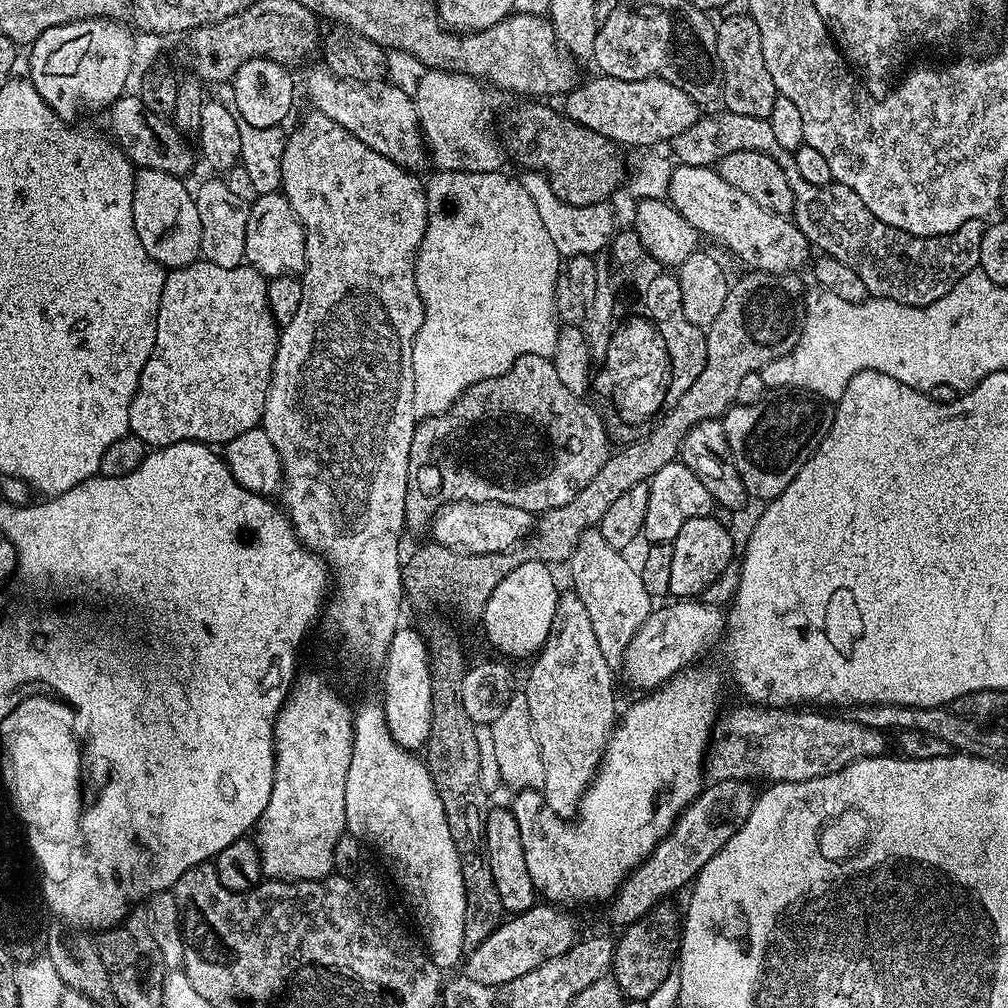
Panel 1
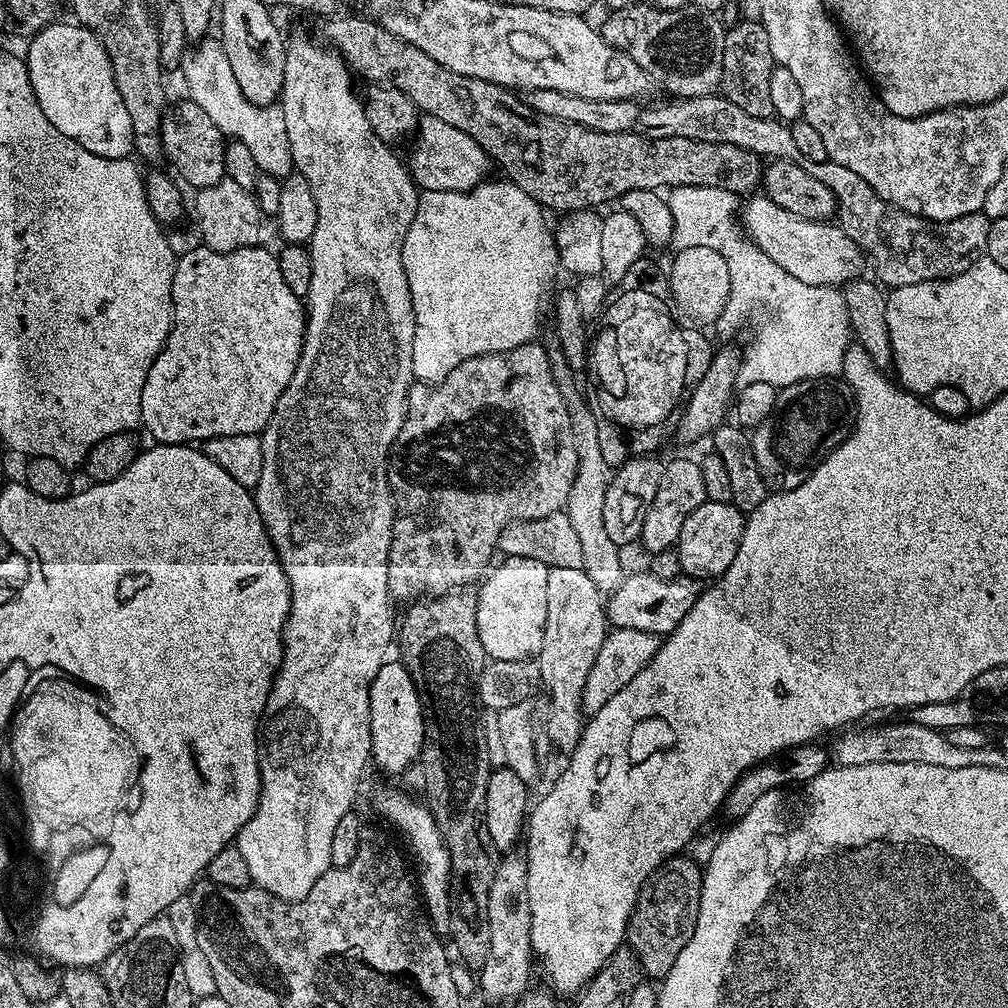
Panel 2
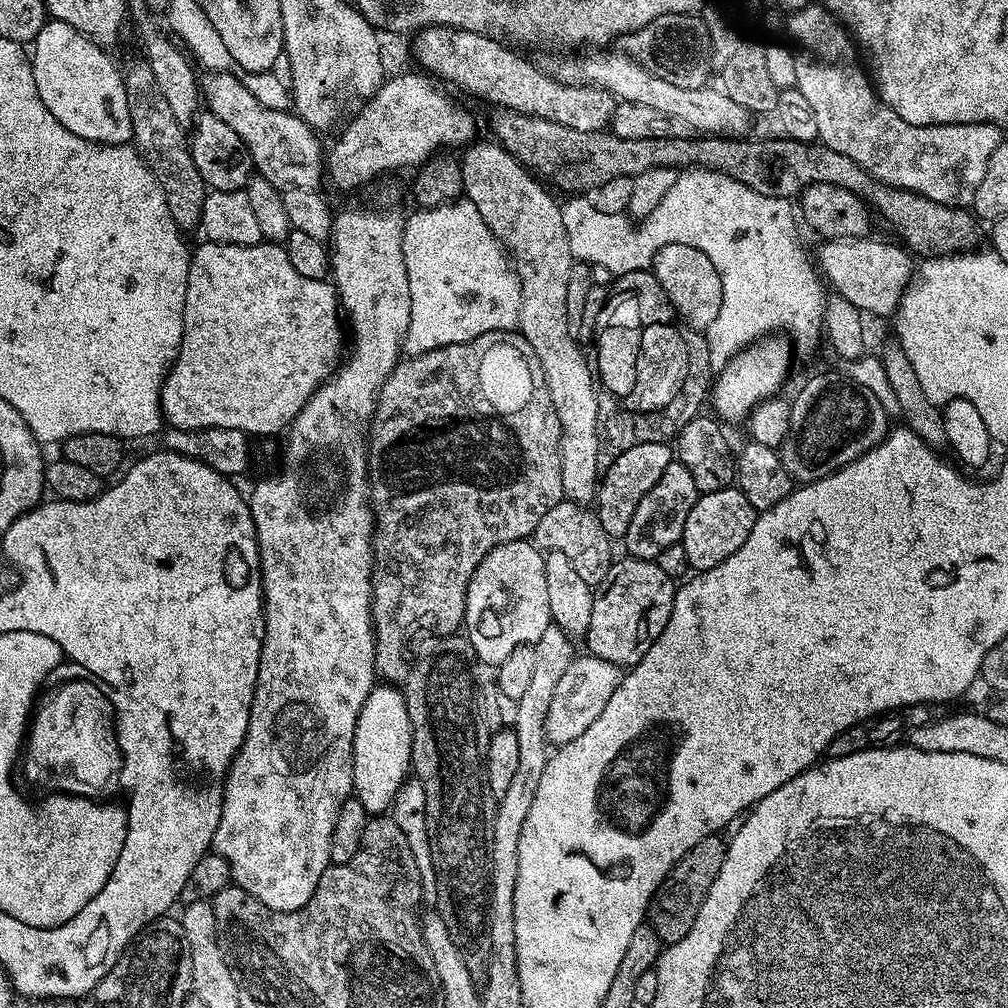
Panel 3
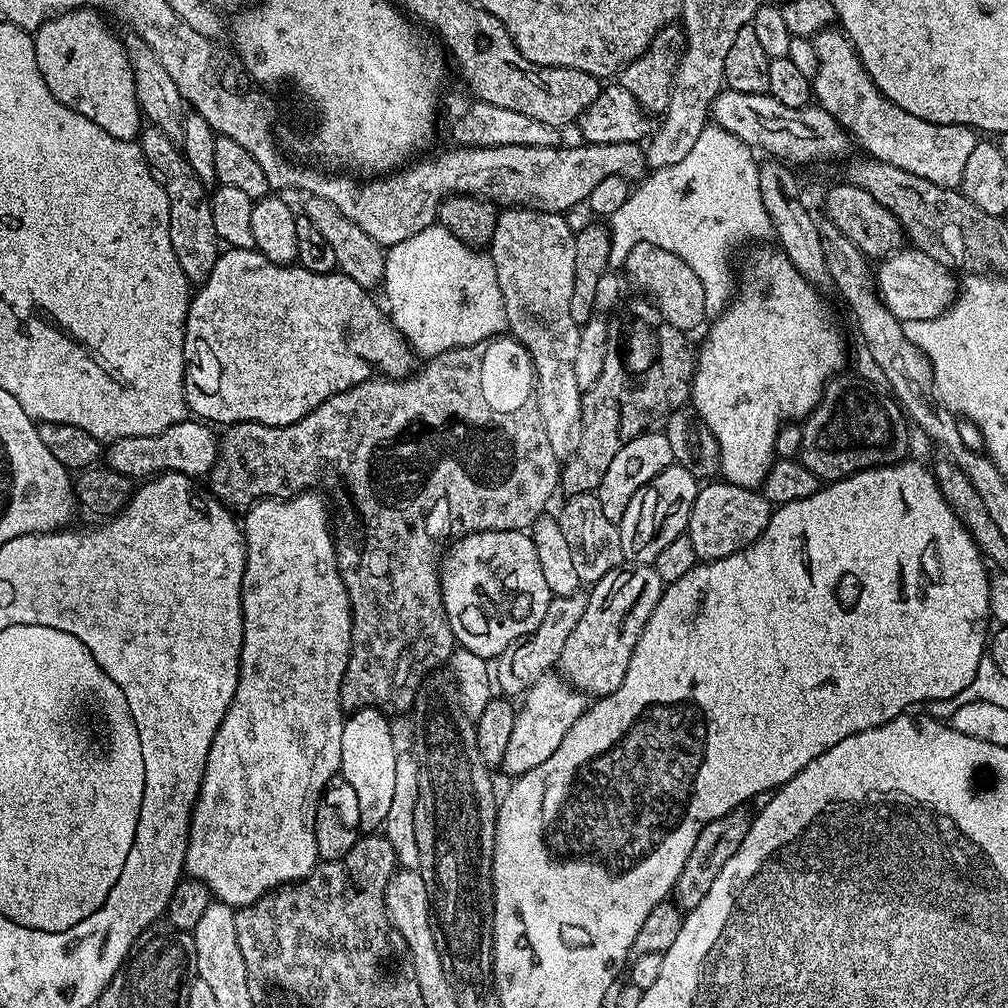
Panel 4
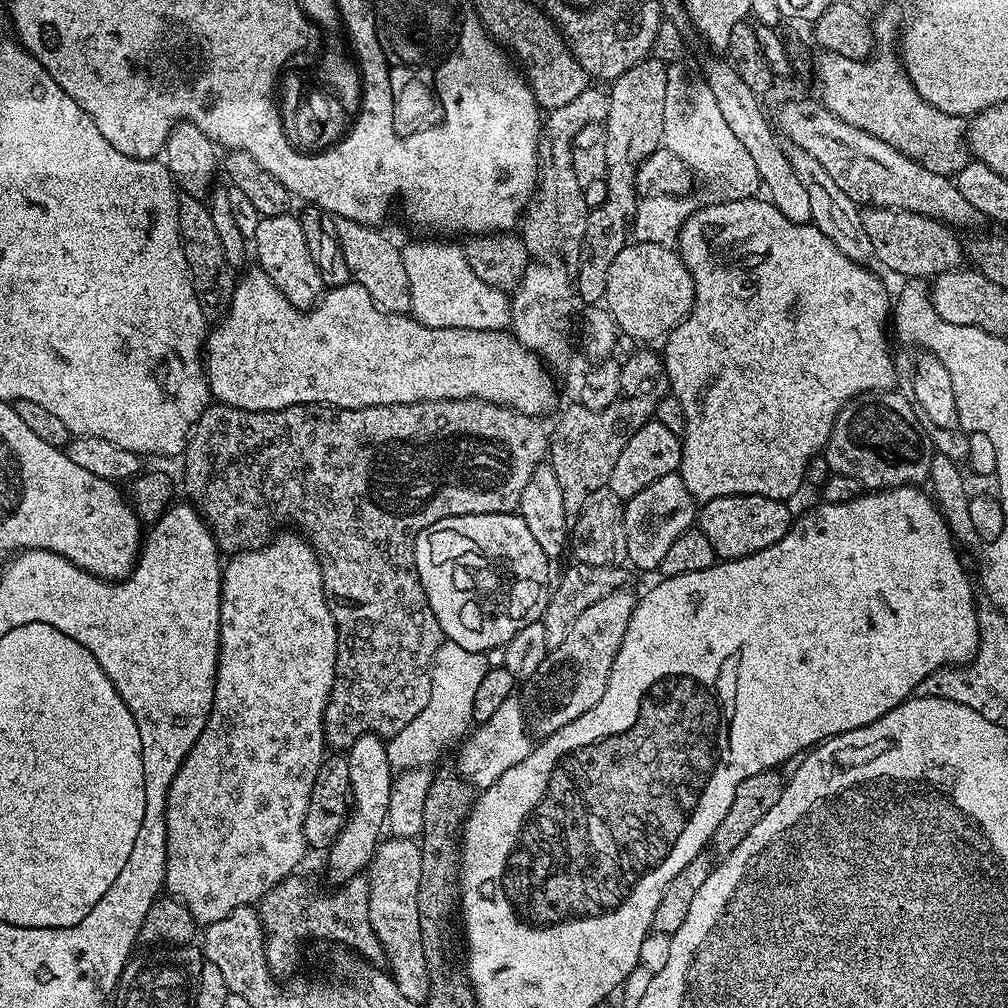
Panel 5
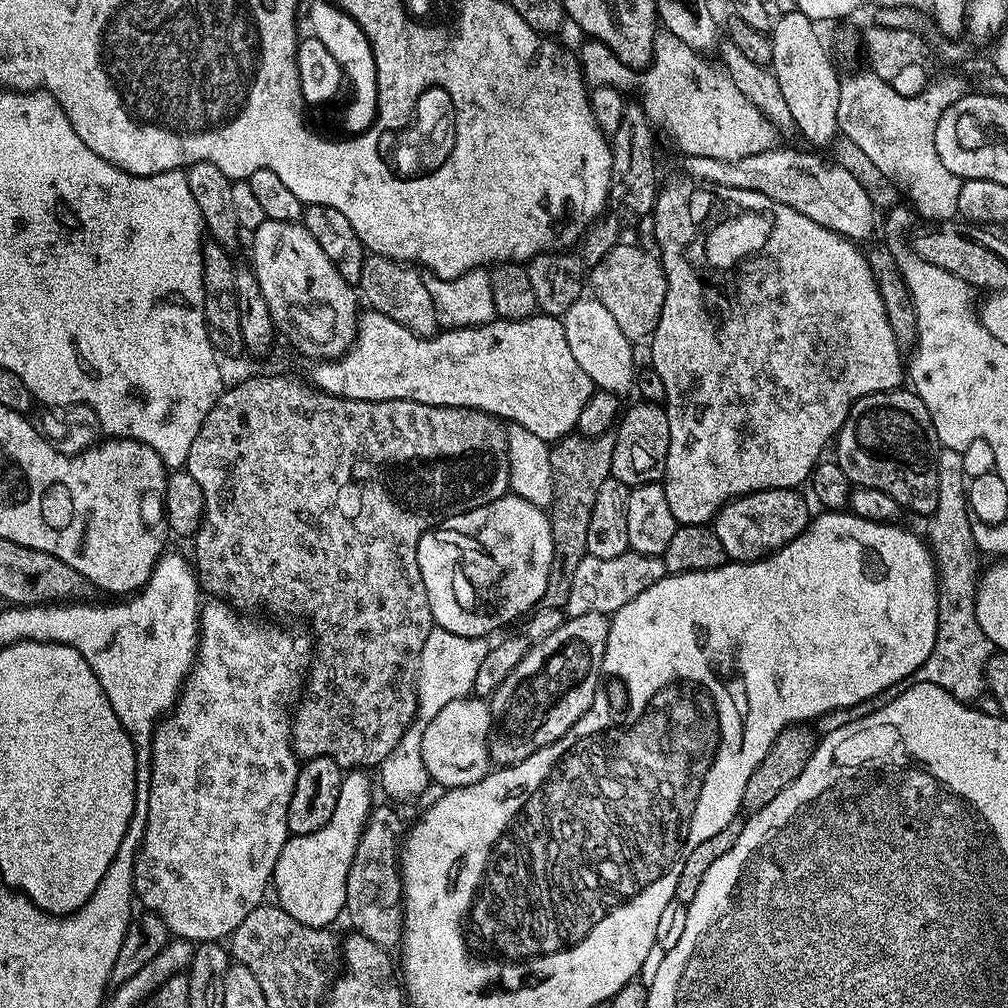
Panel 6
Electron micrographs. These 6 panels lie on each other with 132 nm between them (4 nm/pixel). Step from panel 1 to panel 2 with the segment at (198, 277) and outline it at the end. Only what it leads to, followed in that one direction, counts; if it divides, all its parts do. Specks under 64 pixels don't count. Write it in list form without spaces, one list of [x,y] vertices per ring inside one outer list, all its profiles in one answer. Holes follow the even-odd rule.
[[[197,246],[197,248],[190,249],[189,252],[181,251],[179,253],[172,283],[172,329],[166,342],[161,344],[160,352],[150,366],[150,374],[146,374],[146,386],[142,386],[140,424],[153,436],[153,441],[156,444],[192,446],[215,436],[233,436],[234,434],[255,436],[263,433],[264,427],[268,425],[274,414],[274,406],[278,406],[278,398],[282,398],[290,378],[294,378],[296,363],[304,345],[304,322],[306,319],[305,301],[296,296],[294,290],[290,290],[290,286],[286,286],[286,282],[282,282],[282,270],[278,266],[276,258],[277,253],[275,251],[267,252],[264,246],[243,248],[233,252],[219,252]]]

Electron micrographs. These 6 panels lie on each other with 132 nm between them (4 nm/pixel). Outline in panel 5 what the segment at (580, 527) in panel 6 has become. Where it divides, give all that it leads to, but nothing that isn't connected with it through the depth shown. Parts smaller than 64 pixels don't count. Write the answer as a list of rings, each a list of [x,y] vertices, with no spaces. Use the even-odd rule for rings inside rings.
[[[636,352],[627,361],[626,359],[620,366],[620,397],[604,410],[586,410],[579,402],[572,402],[572,405],[561,414],[556,420],[556,425],[551,425],[550,439],[548,442],[547,459],[550,467],[558,478],[562,486],[562,503],[566,506],[566,514],[574,518],[586,506],[586,498],[594,490],[605,487],[610,478],[610,470],[614,470],[614,462],[618,462],[618,457],[622,455],[626,442],[642,430],[649,420],[653,419],[655,408],[664,396],[669,395],[670,385],[668,375],[664,369],[664,361],[659,355],[652,352]]]

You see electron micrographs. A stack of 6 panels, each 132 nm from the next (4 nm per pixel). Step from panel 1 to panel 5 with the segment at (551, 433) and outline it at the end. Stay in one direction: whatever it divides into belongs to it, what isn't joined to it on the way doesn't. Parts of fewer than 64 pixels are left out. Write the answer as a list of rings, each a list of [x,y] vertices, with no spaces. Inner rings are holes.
[[[419,400],[413,404],[375,404],[369,408],[291,404],[288,408],[273,412],[242,410],[229,404],[212,402],[196,419],[196,427],[192,429],[192,435],[188,437],[182,453],[184,488],[188,491],[187,499],[194,505],[216,539],[217,549],[224,554],[246,552],[250,548],[259,548],[277,530],[285,526],[295,526],[320,557],[324,594],[328,598],[330,614],[336,619],[336,677],[324,711],[324,742],[329,749],[347,750],[367,732],[381,738],[391,738],[394,734],[406,730],[406,726],[410,726],[410,722],[414,722],[414,718],[418,718],[418,714],[426,710],[426,702],[430,702],[432,659],[436,657],[440,645],[445,643],[446,637],[438,626],[438,618],[434,618],[434,610],[430,610],[426,590],[422,590],[422,582],[418,578],[416,539],[423,528],[442,518],[516,512],[520,506],[522,490],[526,490],[526,482],[530,482],[530,478],[542,467],[548,455],[550,432],[540,423],[537,417],[527,416],[506,407],[505,404],[486,400]]]

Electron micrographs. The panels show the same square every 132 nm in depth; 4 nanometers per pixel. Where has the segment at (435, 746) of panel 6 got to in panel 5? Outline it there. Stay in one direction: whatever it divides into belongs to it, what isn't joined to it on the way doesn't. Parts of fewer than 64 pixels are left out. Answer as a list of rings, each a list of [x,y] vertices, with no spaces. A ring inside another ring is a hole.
[[[513,695],[506,698],[506,702],[502,702],[502,706],[498,706],[494,718],[490,718],[485,724],[476,724],[469,731],[463,743],[459,745],[459,775],[463,776],[477,790],[489,788],[494,786],[494,782],[498,782],[498,778],[502,778],[502,774],[506,774],[506,770],[510,770],[510,766],[518,766],[518,762],[526,759],[531,754],[533,747],[534,740],[530,735],[523,703]]]

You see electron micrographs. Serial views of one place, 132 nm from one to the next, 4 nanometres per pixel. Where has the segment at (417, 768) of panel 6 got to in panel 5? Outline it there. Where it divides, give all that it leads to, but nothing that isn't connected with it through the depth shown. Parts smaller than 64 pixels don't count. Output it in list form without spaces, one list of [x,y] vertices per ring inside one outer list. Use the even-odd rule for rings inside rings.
[[[451,642],[440,645],[432,659],[430,702],[426,702],[426,710],[422,710],[422,714],[418,714],[406,730],[394,734],[387,741],[390,766],[394,770],[432,766],[452,743],[455,745],[461,738],[467,737],[474,724],[474,693],[478,691],[482,678],[486,678],[490,667],[488,659],[483,652],[465,650]]]

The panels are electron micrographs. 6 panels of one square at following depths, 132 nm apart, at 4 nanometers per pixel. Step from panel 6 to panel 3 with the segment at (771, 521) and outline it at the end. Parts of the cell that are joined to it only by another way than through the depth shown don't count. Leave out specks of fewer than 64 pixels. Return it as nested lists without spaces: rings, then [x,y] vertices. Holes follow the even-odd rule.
[[[731,486],[697,495],[694,510],[690,510],[686,517],[686,526],[680,535],[680,545],[686,550],[689,569],[701,573],[726,562],[726,558],[730,558],[730,554],[734,554],[738,546],[750,538],[757,515],[756,508],[746,502],[746,494],[742,494],[739,487]]]

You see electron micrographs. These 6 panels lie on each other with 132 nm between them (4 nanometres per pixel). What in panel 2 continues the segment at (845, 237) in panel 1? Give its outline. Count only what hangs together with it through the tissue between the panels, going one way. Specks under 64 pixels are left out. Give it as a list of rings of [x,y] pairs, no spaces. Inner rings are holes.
[[[722,94],[676,98],[673,104],[645,107],[636,119],[635,131],[646,138],[694,138],[702,142],[733,144],[750,150],[761,158],[799,161],[798,146],[794,146],[791,127],[775,118],[754,118],[739,106],[734,106]],[[829,159],[813,167],[811,173],[814,178],[826,182],[836,195],[838,227],[870,257],[871,267],[872,264],[876,267],[875,279],[885,289],[914,286],[914,282],[949,280],[965,272],[988,251],[992,221],[983,211],[953,220],[923,220],[887,204],[868,183],[854,174],[854,170],[838,166],[838,162]]]

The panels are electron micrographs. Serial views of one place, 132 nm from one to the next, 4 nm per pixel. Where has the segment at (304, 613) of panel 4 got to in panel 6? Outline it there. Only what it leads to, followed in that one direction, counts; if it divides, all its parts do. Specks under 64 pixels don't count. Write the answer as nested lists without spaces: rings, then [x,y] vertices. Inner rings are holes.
[[[212,598],[200,610],[200,645],[196,647],[196,665],[188,673],[184,687],[180,689],[180,698],[175,708],[167,713],[155,725],[152,733],[152,777],[148,780],[148,809],[146,809],[146,830],[140,840],[140,849],[136,851],[136,865],[132,875],[132,891],[135,899],[144,903],[149,912],[156,912],[166,922],[173,937],[193,942],[205,940],[223,941],[231,937],[242,918],[265,903],[264,891],[269,891],[274,862],[282,854],[282,846],[290,835],[288,831],[288,811],[290,798],[294,794],[294,782],[298,778],[301,761],[292,749],[292,721],[290,709],[299,701],[306,679],[306,669],[314,652],[314,640],[311,635],[300,632],[287,632],[284,628],[272,624],[263,628],[256,620],[243,620],[237,609],[227,600]]]

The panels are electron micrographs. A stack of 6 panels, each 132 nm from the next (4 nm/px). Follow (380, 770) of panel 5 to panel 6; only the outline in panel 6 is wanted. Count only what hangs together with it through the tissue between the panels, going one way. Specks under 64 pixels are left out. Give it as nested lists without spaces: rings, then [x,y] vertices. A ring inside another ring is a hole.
[[[364,770],[345,771],[330,822],[326,822],[322,830],[314,830],[314,834],[289,835],[282,846],[282,854],[278,854],[278,862],[274,862],[271,887],[274,892],[276,888],[275,903],[286,910],[290,918],[302,922],[302,926],[326,928],[335,925],[335,920],[345,915],[346,878],[350,878],[350,862],[354,862],[354,852],[358,850],[362,830],[374,807],[374,780],[367,774]]]

